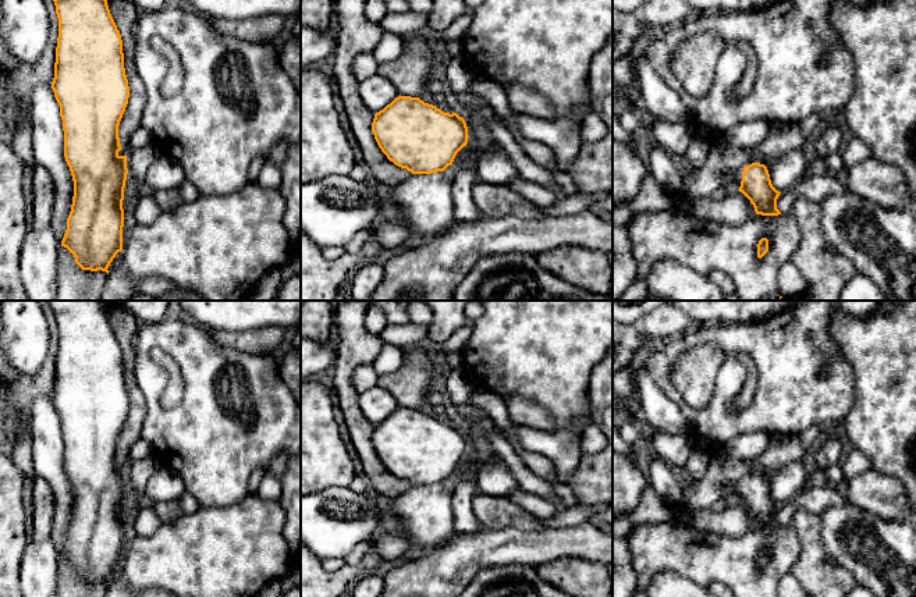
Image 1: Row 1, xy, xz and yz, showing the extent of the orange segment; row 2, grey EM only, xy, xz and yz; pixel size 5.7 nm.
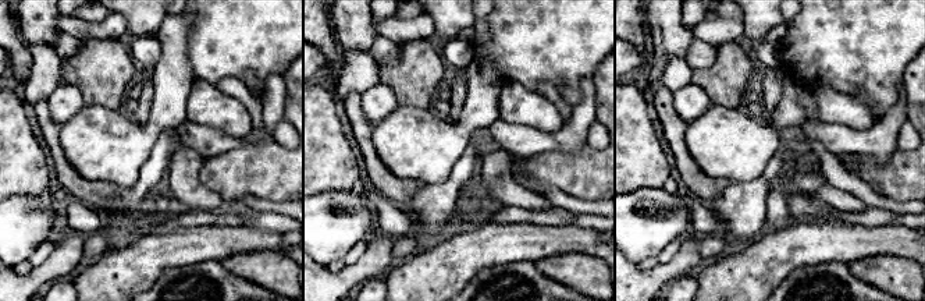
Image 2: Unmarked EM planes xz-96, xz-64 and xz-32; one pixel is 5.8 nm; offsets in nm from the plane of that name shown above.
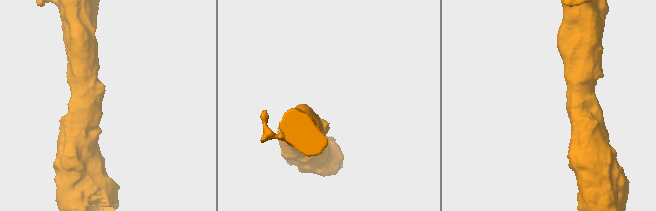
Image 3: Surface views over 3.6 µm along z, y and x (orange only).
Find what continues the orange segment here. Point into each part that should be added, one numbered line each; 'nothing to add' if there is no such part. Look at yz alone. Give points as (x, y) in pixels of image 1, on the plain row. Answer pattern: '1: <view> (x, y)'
1: yz (732, 491)

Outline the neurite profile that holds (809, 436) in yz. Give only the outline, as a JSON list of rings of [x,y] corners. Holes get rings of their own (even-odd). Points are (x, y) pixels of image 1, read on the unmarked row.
[[[810,426],[802,434],[799,434],[800,444],[807,451],[812,447],[812,444],[820,437],[820,434],[821,434],[821,427]]]

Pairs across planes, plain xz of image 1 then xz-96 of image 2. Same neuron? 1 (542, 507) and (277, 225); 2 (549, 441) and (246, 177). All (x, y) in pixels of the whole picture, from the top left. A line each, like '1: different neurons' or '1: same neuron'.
1: different neurons
2: different neurons

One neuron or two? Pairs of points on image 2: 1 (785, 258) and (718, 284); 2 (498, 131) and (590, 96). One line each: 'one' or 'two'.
1: one
2: one

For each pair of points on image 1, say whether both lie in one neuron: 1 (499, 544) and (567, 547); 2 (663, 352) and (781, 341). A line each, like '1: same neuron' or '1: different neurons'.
1: same neuron
2: same neuron

